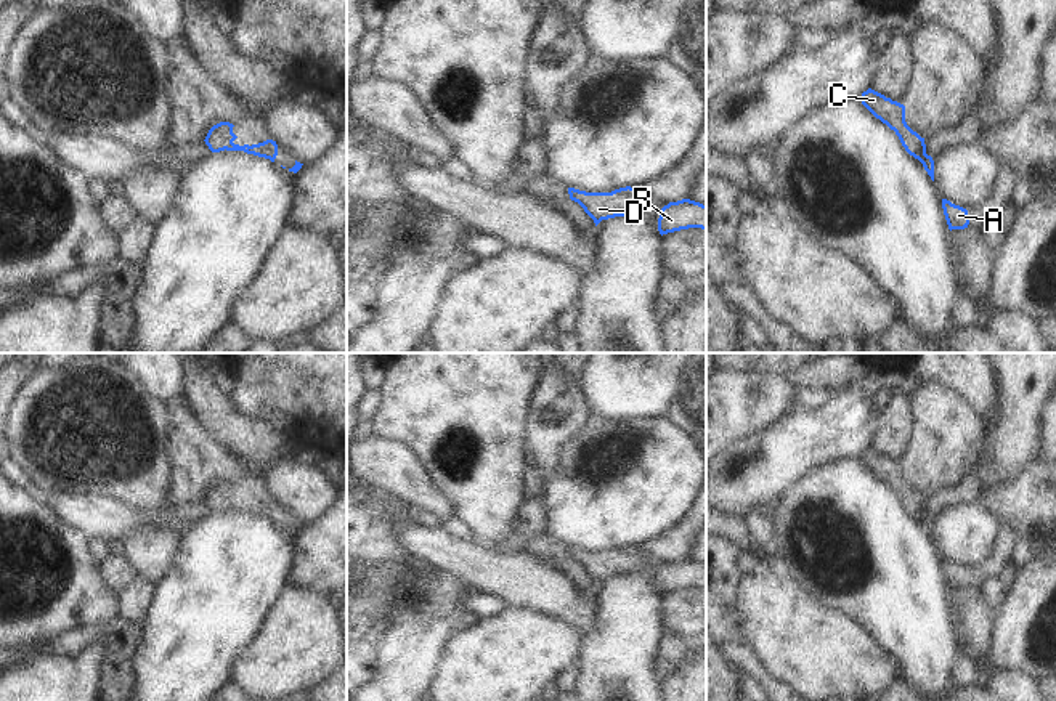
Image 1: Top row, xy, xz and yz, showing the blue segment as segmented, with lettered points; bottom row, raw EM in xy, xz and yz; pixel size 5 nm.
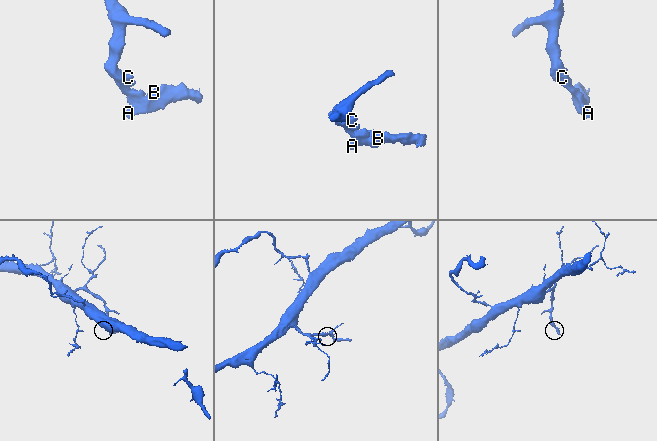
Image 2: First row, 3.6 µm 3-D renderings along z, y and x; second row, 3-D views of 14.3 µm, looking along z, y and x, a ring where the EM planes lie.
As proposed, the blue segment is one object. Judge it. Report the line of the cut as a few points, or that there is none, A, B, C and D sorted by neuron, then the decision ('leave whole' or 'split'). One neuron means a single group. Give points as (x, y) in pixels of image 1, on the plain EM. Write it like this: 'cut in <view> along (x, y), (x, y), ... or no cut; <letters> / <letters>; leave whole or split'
no cut; A B C D; leave whole

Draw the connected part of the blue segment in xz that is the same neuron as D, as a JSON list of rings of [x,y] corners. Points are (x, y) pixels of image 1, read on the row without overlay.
[[[626,545],[611,552],[586,552],[568,547],[570,558],[578,561],[594,579],[595,586],[602,579],[624,576],[642,568],[644,561],[634,547]]]

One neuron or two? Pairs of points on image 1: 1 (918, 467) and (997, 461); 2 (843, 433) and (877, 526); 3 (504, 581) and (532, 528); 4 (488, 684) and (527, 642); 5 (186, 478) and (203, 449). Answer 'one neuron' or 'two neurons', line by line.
1: two neurons
2: two neurons
3: two neurons
4: one neuron
5: one neuron

